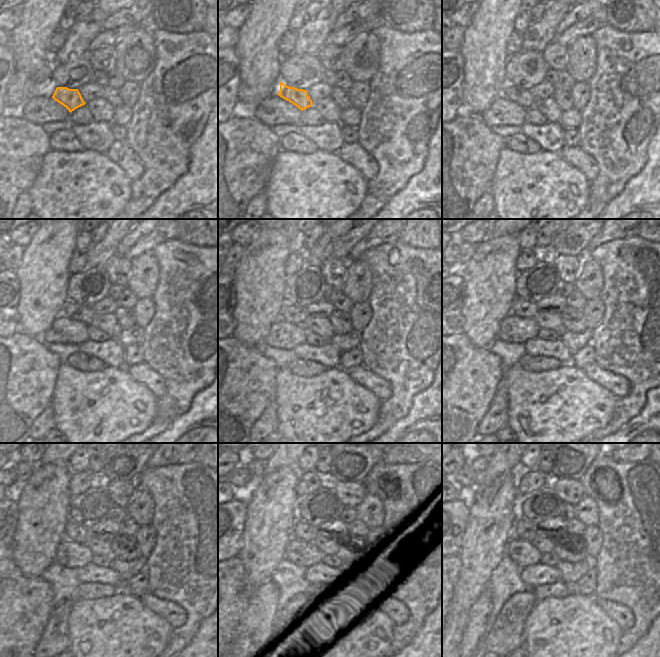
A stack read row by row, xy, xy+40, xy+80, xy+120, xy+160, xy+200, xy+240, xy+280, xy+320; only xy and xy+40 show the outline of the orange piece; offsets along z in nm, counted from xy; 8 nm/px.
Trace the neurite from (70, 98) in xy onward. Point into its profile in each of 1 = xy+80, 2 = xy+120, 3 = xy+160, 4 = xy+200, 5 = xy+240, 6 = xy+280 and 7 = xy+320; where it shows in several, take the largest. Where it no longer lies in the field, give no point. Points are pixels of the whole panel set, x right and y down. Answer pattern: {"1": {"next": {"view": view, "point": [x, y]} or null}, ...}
{"1": {"next": {"view": "xy+80", "point": [523, 97]}}, "2": {"next": {"view": "xy+120", "point": [70, 309]}}, "3": {"next": {"view": "xy+160", "point": [292, 311]}}, "4": {"next": {"view": "xy+200", "point": [520, 308]}}, "5": {"next": {"view": "xy+240", "point": [73, 532]}}, "6": {"next": {"view": "xy+280", "point": [301, 531]}}, "7": {"next": {"view": "xy+320", "point": [524, 529]}}}

